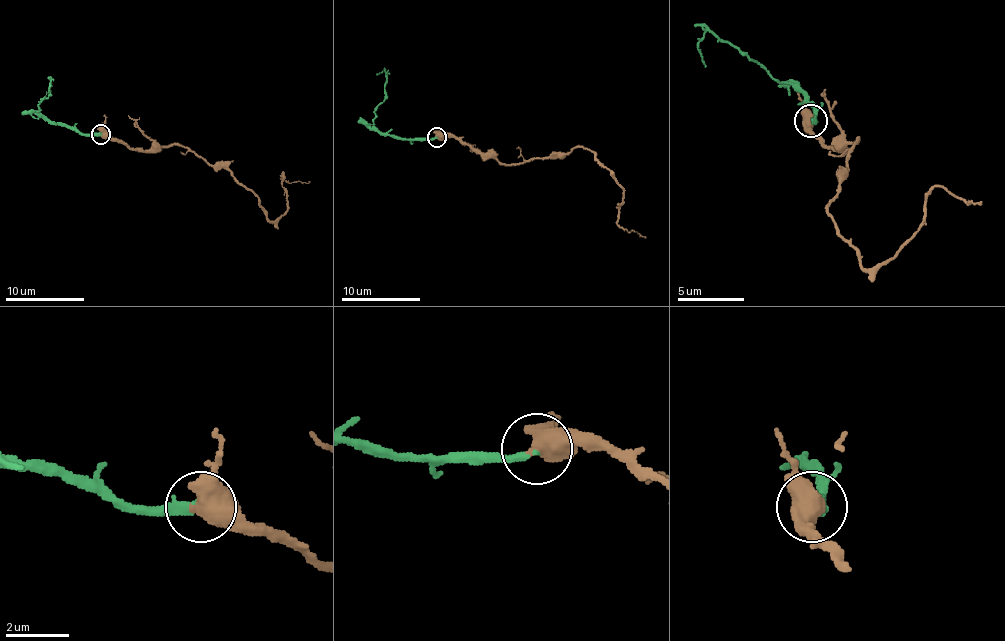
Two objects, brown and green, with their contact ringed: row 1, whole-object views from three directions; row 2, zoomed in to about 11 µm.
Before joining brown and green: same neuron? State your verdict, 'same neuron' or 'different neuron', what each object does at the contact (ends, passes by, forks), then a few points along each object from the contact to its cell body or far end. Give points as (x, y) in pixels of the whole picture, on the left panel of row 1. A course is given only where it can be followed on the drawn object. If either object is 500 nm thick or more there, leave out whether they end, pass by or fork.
same neuron; course brown (100, 133), (133, 149), (183, 145), (226, 169), (272, 220), (287, 208), (281, 173), (287, 183), (309, 181); course green (100, 133), (78, 133), (51, 123), (37, 112), (39, 104), (49, 96), (51, 82), (41, 102)

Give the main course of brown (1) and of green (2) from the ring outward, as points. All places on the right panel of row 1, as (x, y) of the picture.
1: (812, 120), (825, 147), (858, 140), (828, 217), (862, 267), (902, 247), (935, 187), (982, 200)
2: (812, 120), (815, 120), (808, 103), (788, 83), (778, 83), (765, 70), (711, 33), (698, 43), (704, 66)

